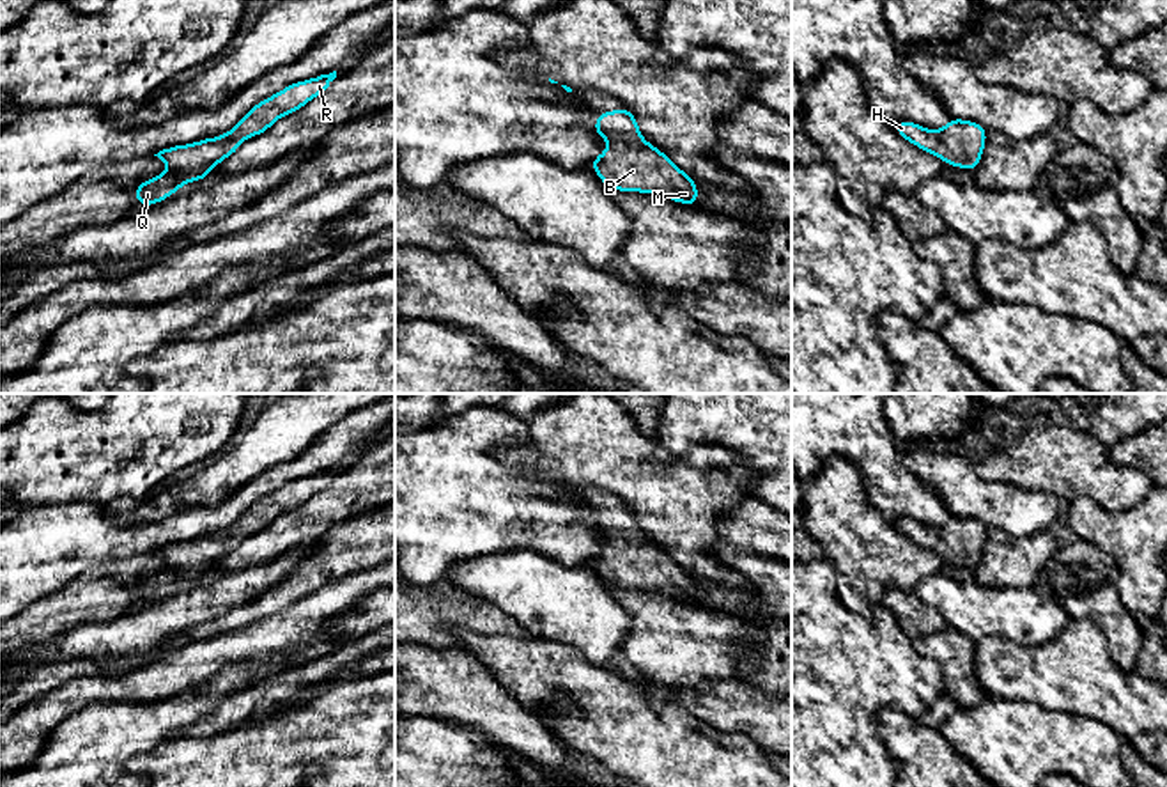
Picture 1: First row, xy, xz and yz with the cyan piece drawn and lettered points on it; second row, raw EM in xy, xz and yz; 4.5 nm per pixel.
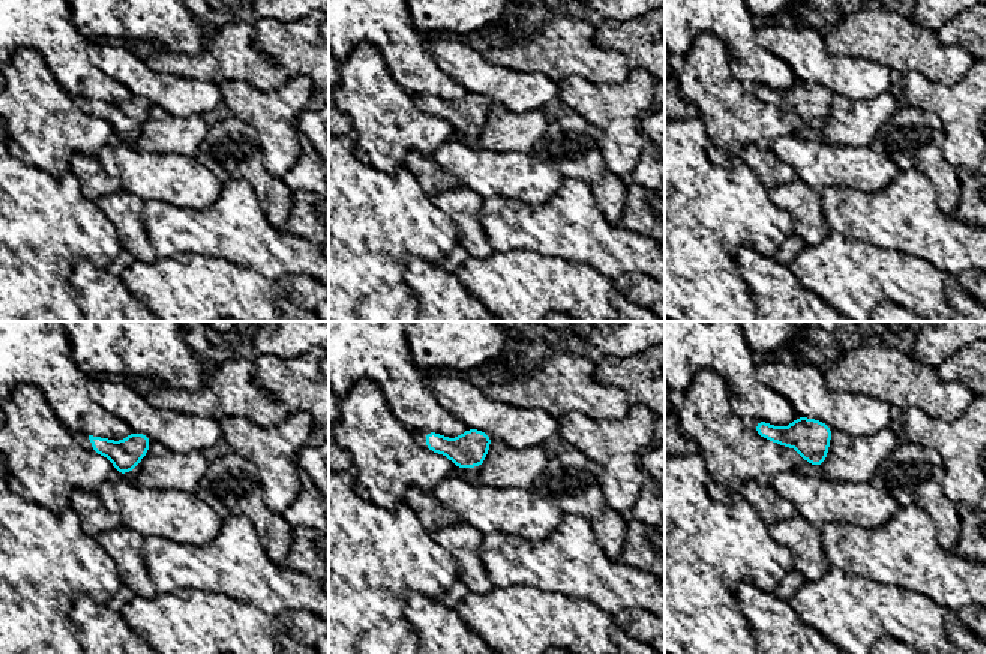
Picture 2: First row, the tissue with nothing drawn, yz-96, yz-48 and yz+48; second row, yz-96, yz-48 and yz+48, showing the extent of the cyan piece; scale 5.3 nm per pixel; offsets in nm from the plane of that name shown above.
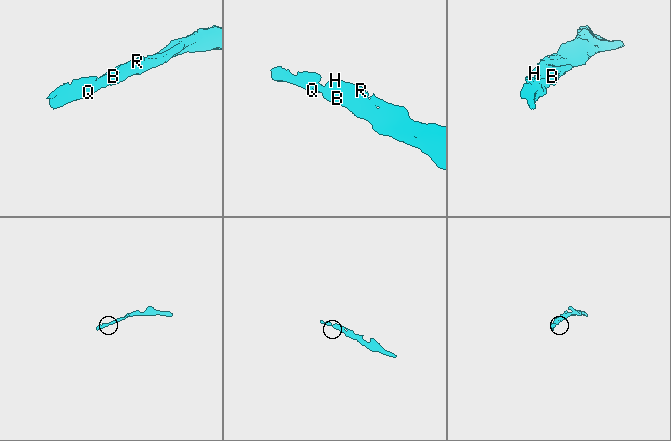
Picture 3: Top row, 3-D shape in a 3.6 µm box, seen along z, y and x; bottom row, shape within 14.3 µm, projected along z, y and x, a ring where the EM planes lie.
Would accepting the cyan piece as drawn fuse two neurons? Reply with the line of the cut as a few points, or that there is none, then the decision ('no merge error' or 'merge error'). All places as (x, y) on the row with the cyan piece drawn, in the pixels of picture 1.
no cut; no merge error

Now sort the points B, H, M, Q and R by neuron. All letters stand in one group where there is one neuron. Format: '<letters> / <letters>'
B H M Q R

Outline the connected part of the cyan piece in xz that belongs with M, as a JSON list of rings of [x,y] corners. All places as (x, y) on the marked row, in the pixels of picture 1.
[[[625,106],[599,112],[593,131],[613,144],[588,163],[607,188],[662,195],[680,204],[699,206],[694,179],[641,138],[638,119]]]

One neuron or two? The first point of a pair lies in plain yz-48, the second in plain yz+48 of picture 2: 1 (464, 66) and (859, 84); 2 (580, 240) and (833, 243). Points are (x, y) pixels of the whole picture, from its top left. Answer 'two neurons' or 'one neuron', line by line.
1: one neuron
2: two neurons

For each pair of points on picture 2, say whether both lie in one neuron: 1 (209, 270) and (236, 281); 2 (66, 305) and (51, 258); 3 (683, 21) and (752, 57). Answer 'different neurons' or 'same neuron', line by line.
1: same neuron
2: same neuron
3: same neuron

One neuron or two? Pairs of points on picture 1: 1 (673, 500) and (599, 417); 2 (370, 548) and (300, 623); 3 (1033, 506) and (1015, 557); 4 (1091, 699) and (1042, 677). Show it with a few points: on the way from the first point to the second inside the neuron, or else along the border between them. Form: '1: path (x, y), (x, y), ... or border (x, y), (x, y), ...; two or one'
1: path (652, 481), (610, 438); one
2: border (376, 564), (333, 580), (305, 598); two
3: border (989, 527), (1013, 537), (1051, 529); two
4: path (1079, 686), (1070, 677), (1054, 677); one

